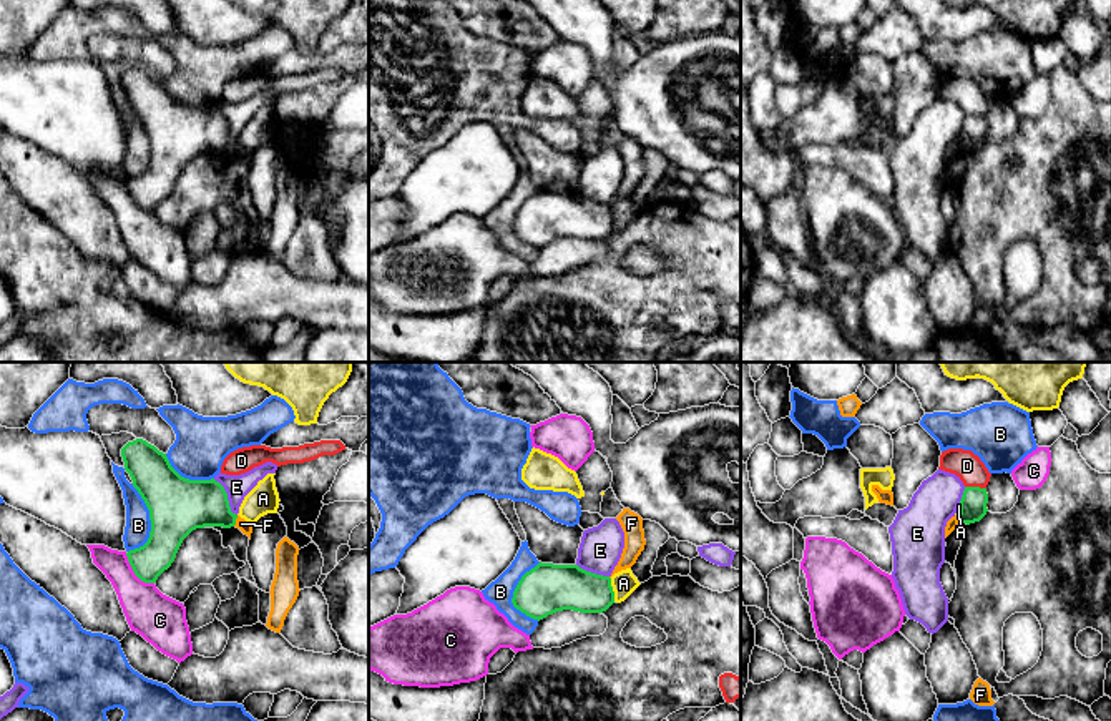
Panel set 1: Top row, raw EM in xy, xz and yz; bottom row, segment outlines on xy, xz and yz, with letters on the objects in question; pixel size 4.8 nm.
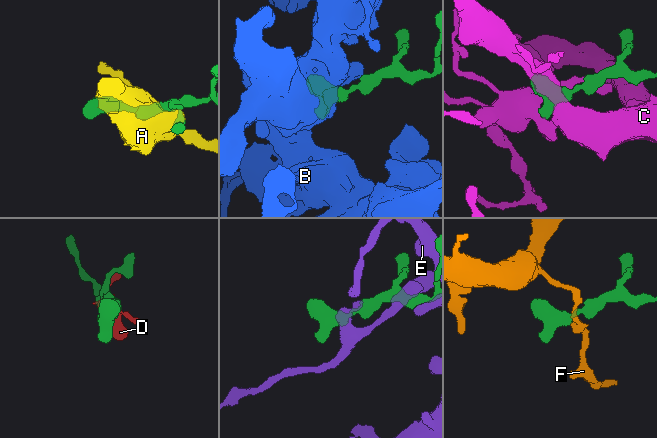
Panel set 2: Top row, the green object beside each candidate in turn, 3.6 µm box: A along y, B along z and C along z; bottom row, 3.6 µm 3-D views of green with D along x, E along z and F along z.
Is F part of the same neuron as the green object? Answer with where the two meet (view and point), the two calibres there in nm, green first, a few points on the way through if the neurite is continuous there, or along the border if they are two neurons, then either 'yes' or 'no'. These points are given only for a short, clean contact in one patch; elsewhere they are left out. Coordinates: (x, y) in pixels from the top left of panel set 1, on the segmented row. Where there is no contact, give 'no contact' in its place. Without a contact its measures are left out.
xy (234, 520) | 240/60 nm | along xy (238, 515), (233, 525) | no

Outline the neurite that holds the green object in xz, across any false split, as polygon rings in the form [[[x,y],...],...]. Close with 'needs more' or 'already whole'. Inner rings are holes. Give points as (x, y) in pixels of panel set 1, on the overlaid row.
[[[538,563],[518,581],[511,603],[533,620],[563,610],[603,613],[614,603],[611,578],[578,565]]] | already whole

